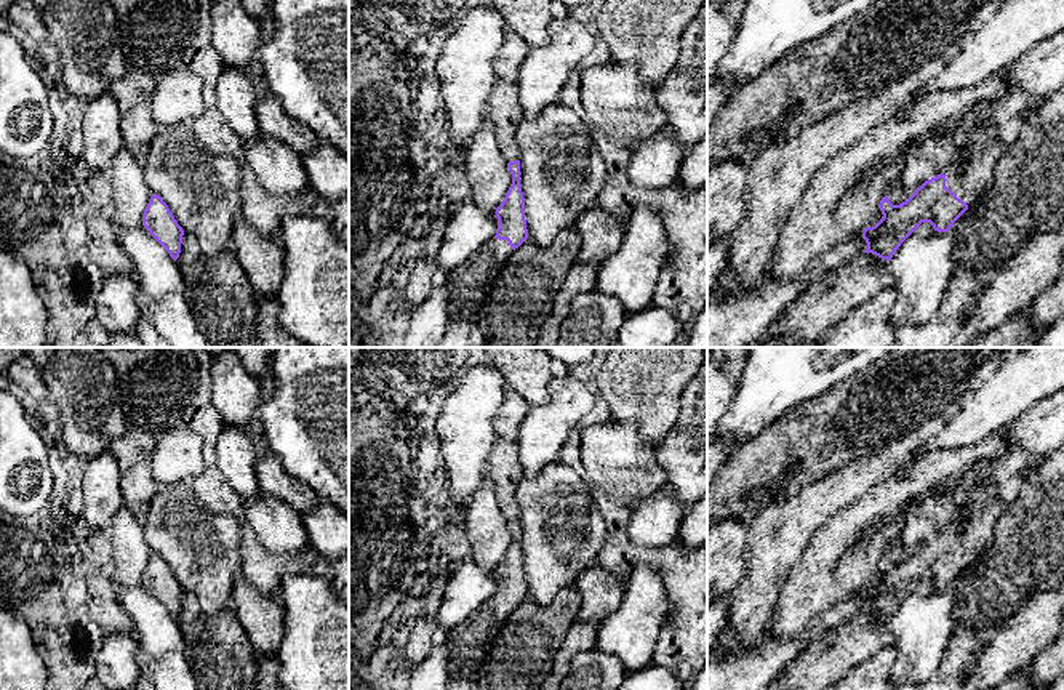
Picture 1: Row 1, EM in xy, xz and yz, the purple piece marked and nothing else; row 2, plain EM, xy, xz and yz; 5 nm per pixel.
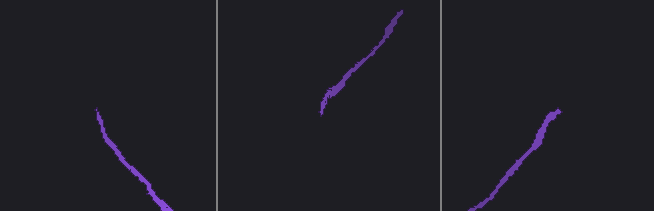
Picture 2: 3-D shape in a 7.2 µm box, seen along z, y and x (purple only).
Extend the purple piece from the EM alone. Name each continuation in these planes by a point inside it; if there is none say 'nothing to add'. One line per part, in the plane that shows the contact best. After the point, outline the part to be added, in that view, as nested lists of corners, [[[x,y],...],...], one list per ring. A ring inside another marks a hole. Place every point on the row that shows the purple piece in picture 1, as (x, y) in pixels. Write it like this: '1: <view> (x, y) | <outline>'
1: yz (968, 183) | [[[1010,136],[997,139],[971,155],[963,168],[946,173],[946,187],[950,189],[968,207],[974,205],[984,191],[992,184],[994,171],[1005,155]]]

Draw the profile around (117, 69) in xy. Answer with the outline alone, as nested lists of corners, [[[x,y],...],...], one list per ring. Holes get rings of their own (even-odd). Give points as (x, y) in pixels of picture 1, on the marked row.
[[[51,0],[40,19],[59,53],[64,86],[85,104],[125,75],[128,64],[107,0]]]

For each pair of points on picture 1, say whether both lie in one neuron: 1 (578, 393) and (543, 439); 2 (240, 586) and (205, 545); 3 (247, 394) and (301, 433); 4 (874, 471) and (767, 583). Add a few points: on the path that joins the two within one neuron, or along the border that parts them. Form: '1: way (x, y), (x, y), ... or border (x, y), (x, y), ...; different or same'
1: way (570, 404), (546, 428); same
2: border (239, 567), (228, 604); different
3: border (263, 401), (255, 415); different
4: way (840, 489), (831, 493), (775, 549); same

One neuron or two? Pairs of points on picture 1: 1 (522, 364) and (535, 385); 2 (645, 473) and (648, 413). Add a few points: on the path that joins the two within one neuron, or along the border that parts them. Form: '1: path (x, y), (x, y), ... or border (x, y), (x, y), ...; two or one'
1: path (527, 369), (532, 380); one
2: border (616, 420), (634, 421), (637, 433), (655, 445); two

